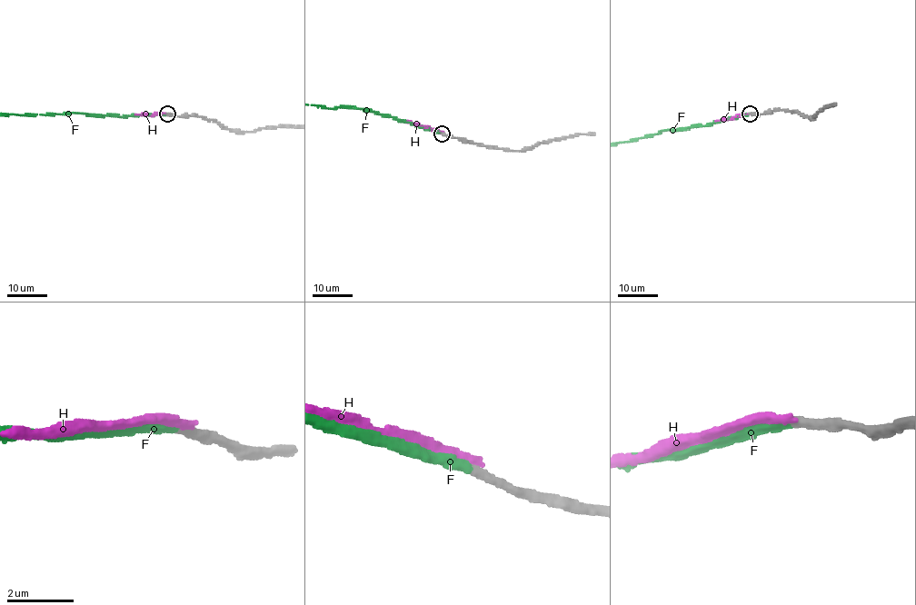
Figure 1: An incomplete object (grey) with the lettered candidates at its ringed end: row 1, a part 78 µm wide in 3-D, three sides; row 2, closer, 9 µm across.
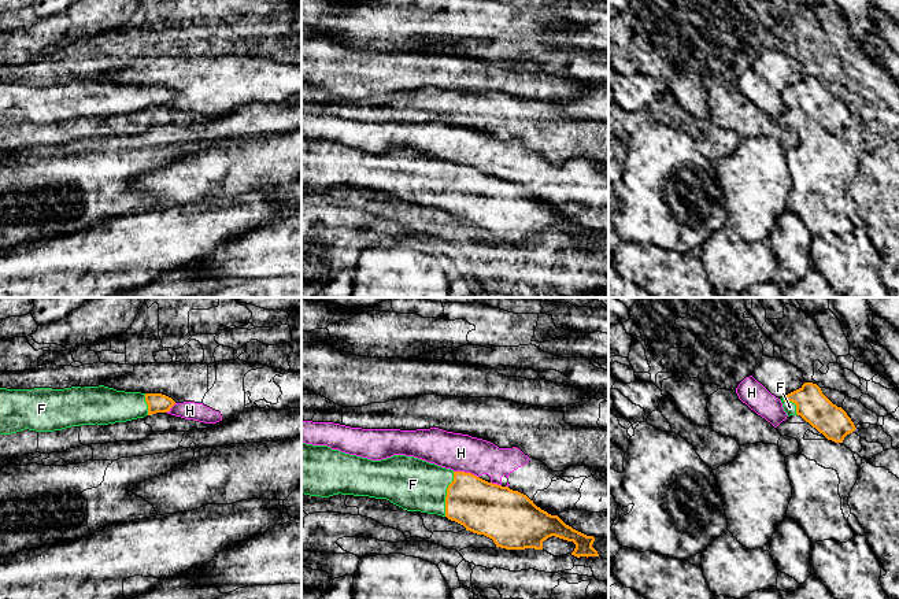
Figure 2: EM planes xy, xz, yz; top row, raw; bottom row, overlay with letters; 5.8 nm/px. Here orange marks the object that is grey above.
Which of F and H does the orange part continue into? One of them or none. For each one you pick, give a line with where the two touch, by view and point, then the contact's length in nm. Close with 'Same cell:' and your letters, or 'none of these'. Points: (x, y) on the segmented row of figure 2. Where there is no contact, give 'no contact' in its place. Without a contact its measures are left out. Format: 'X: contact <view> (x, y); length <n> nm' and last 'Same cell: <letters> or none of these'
F: contact xz (447, 494); length 280 nm
Same cell: F

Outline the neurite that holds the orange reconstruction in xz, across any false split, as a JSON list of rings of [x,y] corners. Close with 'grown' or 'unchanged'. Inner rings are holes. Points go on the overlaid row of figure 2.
[[[301,441],[301,493],[321,498],[341,493],[386,499],[407,511],[447,517],[463,525],[466,530],[492,539],[496,547],[506,550],[543,550],[543,541],[555,536],[573,541],[576,548],[571,555],[577,558],[599,557],[592,547],[593,536],[587,536],[566,525],[558,515],[541,510],[526,495],[471,473],[454,472],[414,456],[393,455],[371,461],[328,445]]]; grown

